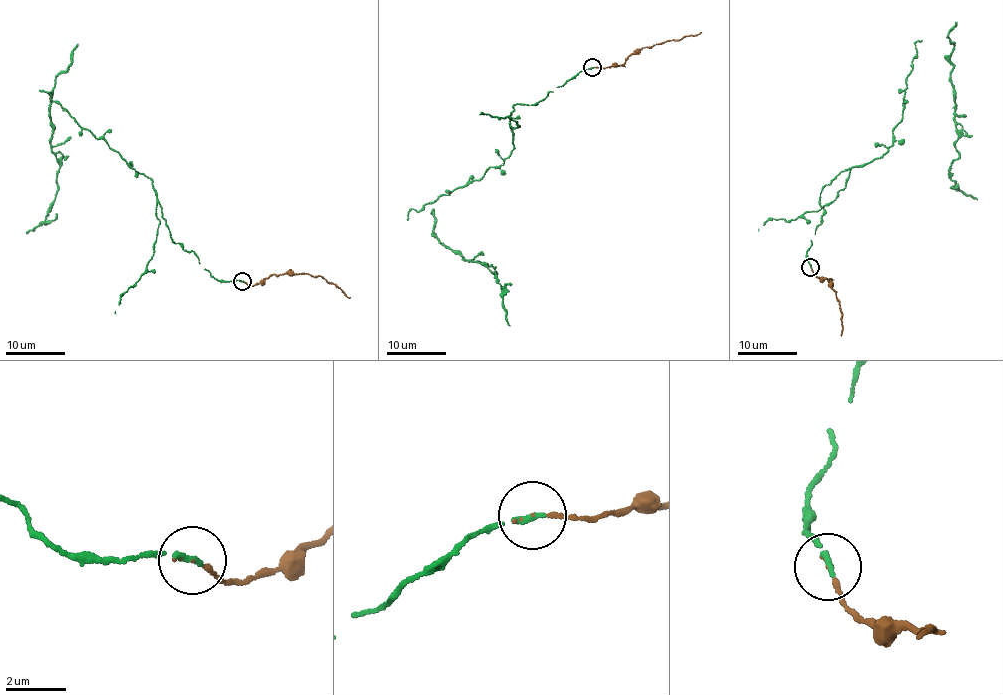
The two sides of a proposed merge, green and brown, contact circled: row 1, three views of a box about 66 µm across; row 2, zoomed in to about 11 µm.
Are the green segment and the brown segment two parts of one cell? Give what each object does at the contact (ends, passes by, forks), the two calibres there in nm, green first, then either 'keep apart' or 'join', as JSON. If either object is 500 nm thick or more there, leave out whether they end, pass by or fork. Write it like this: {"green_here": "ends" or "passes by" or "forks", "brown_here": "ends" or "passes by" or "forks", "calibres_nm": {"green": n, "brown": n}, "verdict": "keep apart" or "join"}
{"green_here": "ends", "brown_here": "ends", "calibres_nm": {"green": 200, "brown": 130}, "verdict": "join"}

